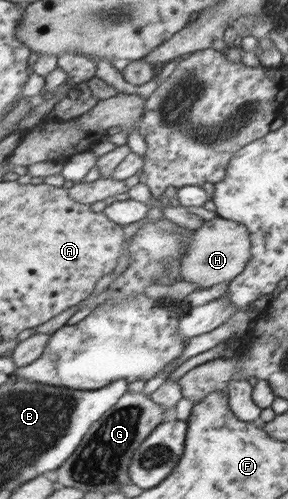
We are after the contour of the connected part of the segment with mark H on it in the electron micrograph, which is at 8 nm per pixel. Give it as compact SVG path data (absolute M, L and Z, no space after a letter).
M216 216L193 233L190 250L181 260L181 278L200 288L231 282L244 272L252 259L252 242L248 228L239 222Z

